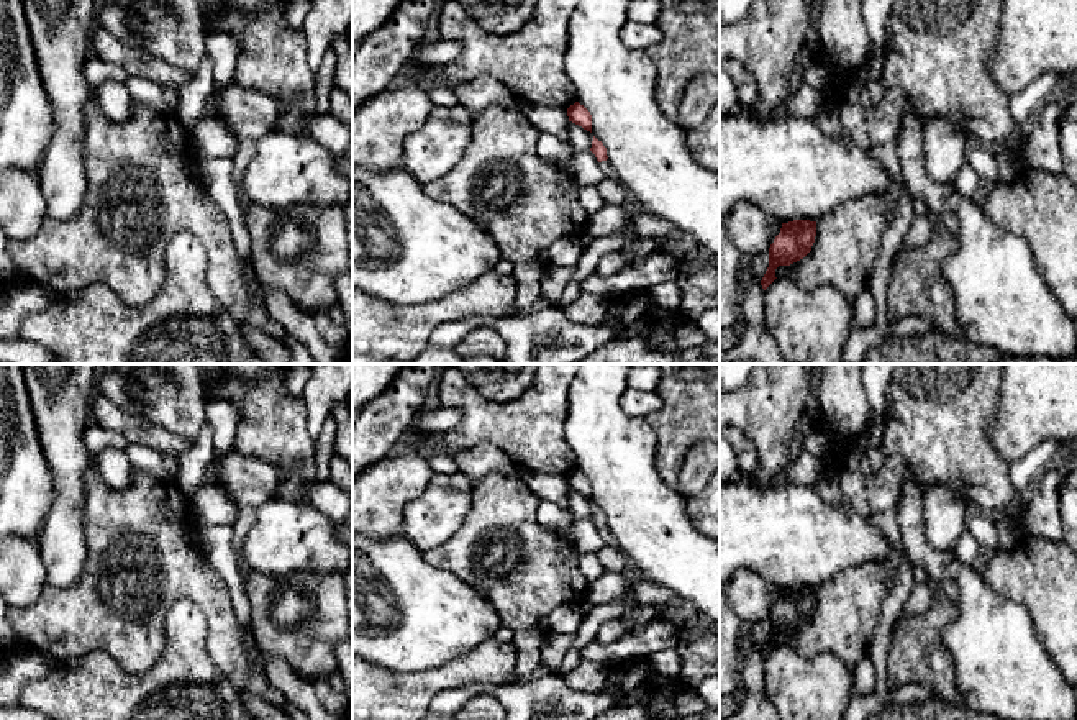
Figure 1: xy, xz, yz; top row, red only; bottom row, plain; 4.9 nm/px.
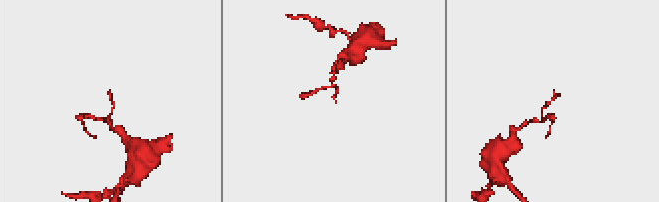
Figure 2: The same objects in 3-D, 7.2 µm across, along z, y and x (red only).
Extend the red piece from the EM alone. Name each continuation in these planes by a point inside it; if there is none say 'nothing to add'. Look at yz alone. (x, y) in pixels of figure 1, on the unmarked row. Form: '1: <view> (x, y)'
nothing to add

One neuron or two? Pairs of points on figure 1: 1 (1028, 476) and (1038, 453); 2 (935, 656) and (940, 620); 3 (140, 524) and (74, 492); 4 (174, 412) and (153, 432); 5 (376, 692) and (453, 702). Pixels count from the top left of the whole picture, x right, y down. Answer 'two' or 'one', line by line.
1: one
2: one
3: two
4: two
5: two

